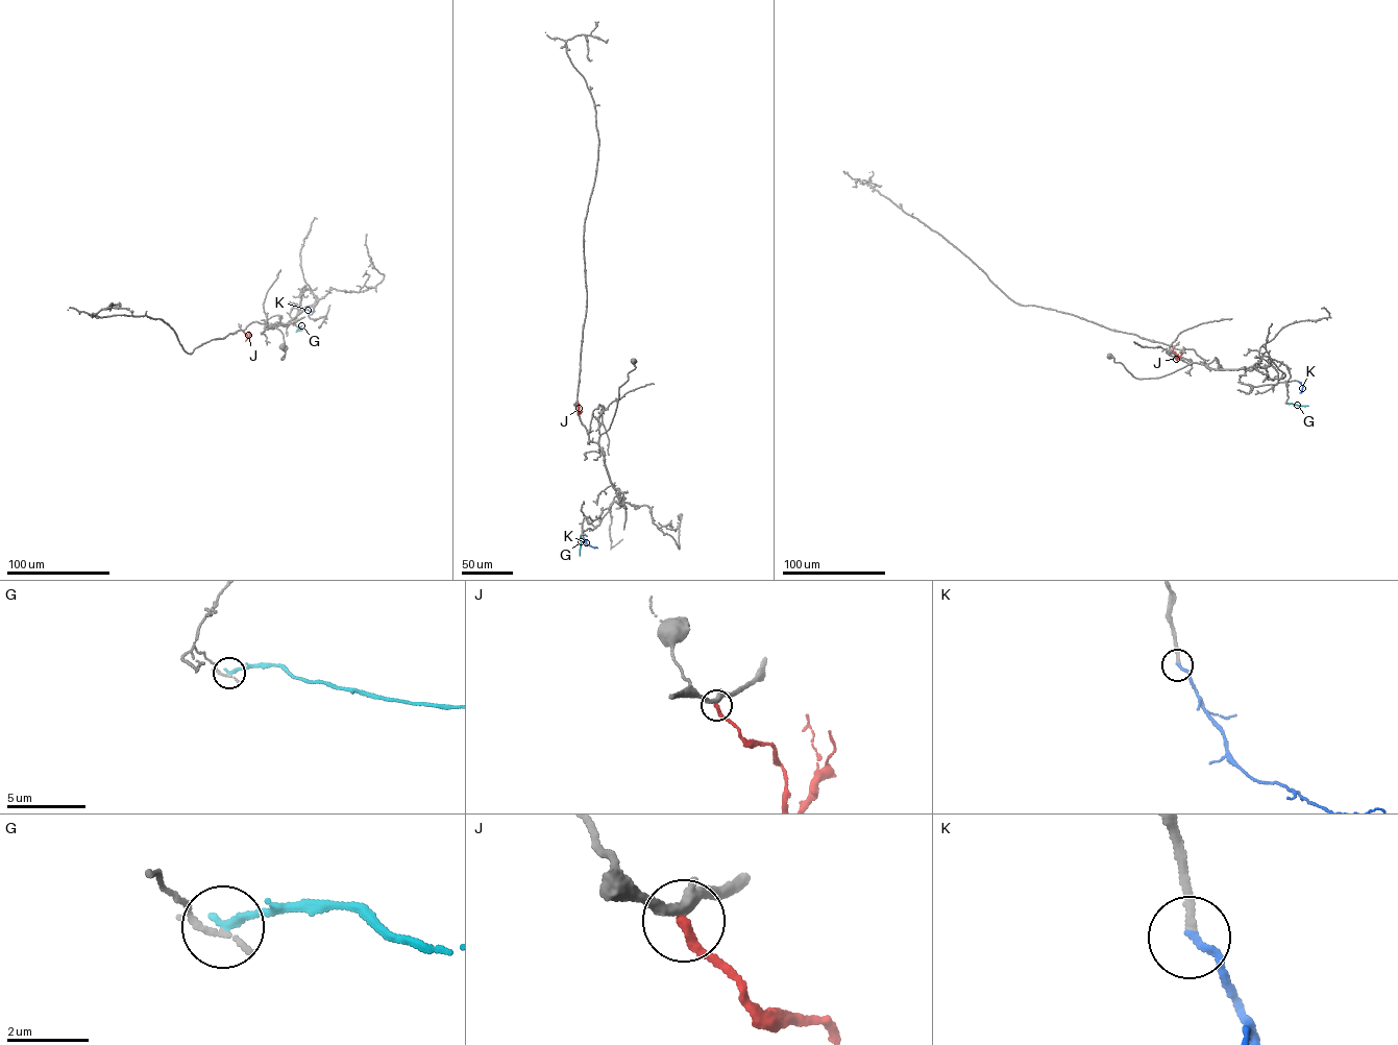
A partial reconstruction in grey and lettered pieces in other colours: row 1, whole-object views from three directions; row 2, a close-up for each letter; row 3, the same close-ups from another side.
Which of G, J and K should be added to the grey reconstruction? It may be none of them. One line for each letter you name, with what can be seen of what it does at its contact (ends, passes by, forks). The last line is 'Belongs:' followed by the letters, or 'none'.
K: it ends
Belongs: K

